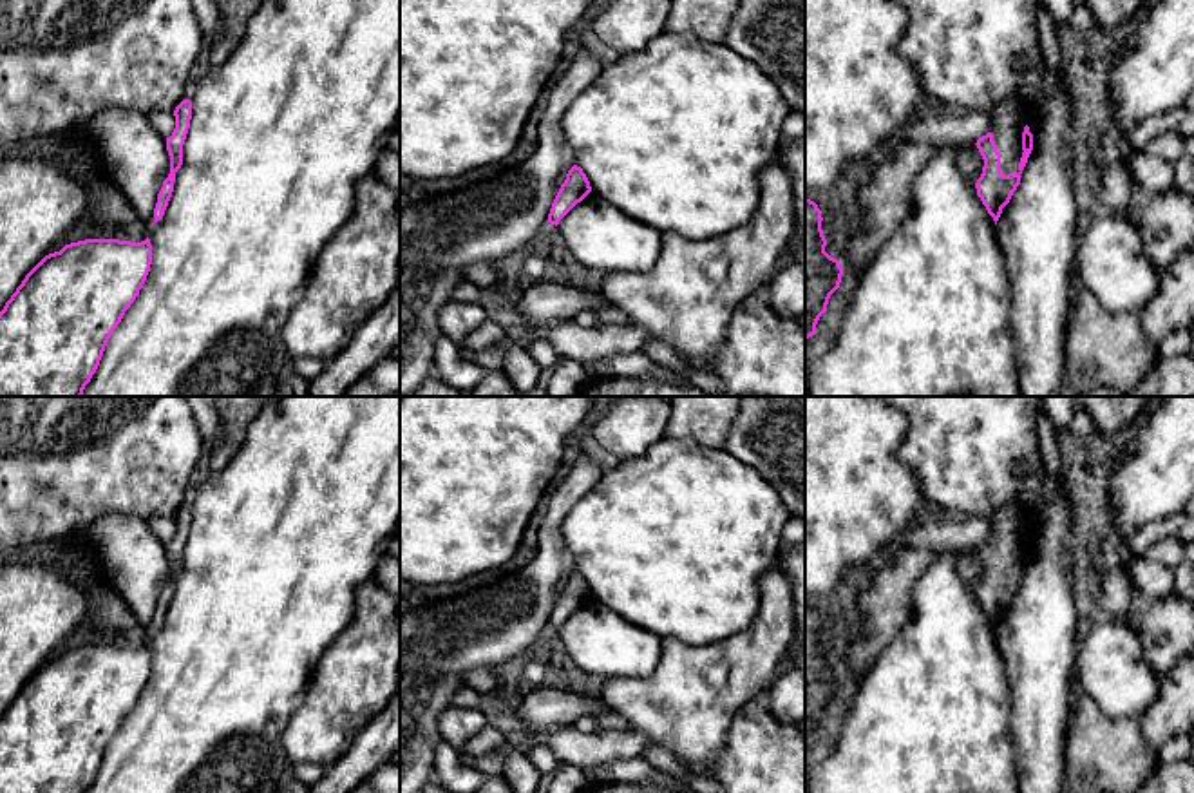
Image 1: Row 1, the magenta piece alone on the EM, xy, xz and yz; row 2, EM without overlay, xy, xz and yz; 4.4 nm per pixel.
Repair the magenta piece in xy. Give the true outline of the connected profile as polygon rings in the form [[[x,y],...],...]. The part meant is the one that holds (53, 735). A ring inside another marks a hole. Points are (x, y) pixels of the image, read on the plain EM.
[[[148,643],[141,648],[85,645],[45,661],[0,717],[0,793],[85,793],[150,670]]]

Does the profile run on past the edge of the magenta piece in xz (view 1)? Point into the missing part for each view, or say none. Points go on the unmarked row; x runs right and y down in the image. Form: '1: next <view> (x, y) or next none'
1: next none

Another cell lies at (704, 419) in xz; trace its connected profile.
[[[675,396],[664,438],[693,438],[700,445],[724,449],[742,396]]]

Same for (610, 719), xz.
[[[611,710],[595,715],[595,721],[602,726],[602,730],[633,731],[631,724]]]

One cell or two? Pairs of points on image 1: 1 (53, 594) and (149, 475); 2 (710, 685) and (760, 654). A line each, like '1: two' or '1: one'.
1: two
2: one

